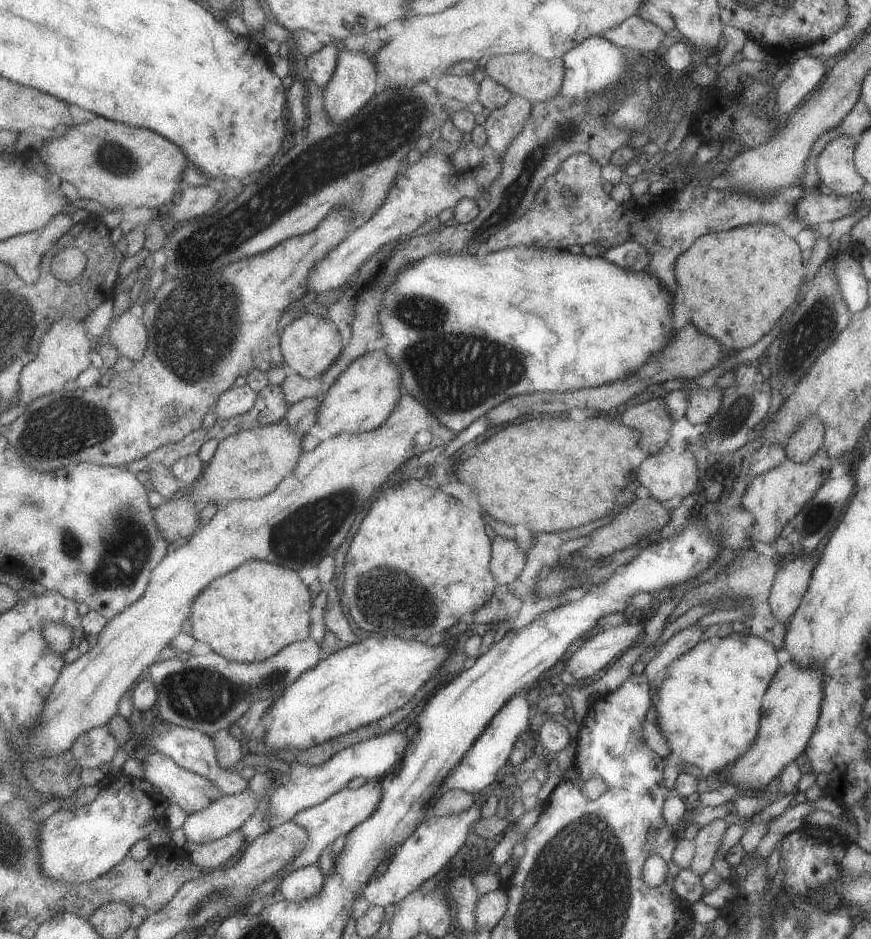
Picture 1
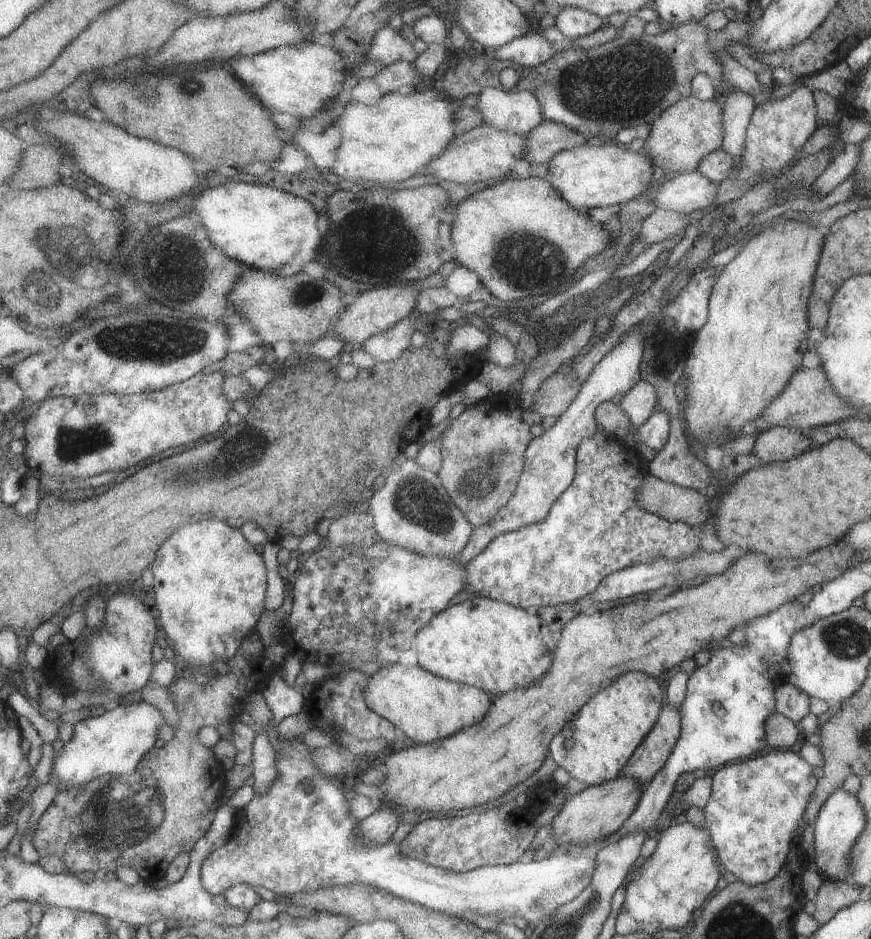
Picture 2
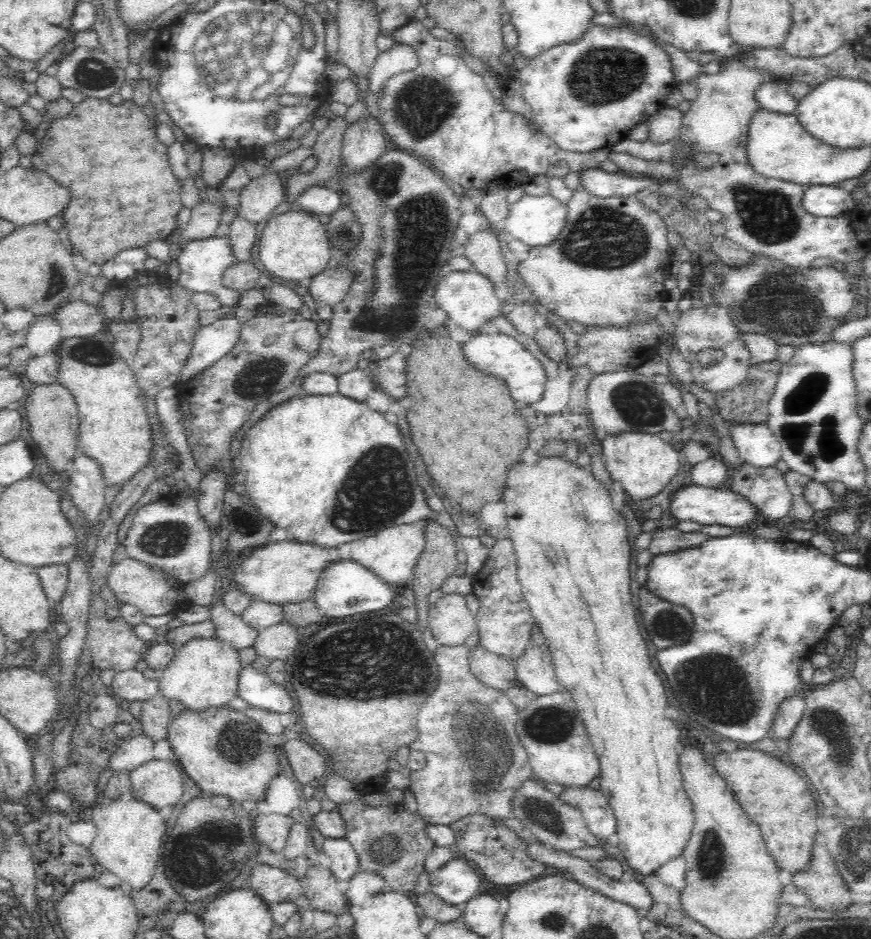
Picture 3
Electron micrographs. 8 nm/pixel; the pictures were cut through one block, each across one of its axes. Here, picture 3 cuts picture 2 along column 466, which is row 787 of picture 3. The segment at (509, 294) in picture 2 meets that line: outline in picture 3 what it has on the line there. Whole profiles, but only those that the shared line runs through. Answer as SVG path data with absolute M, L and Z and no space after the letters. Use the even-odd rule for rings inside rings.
M224 706L180 710L169 722L167 740L188 778L203 794L227 794L237 803L265 795L270 778L276 774L276 748L270 736L244 711Z

